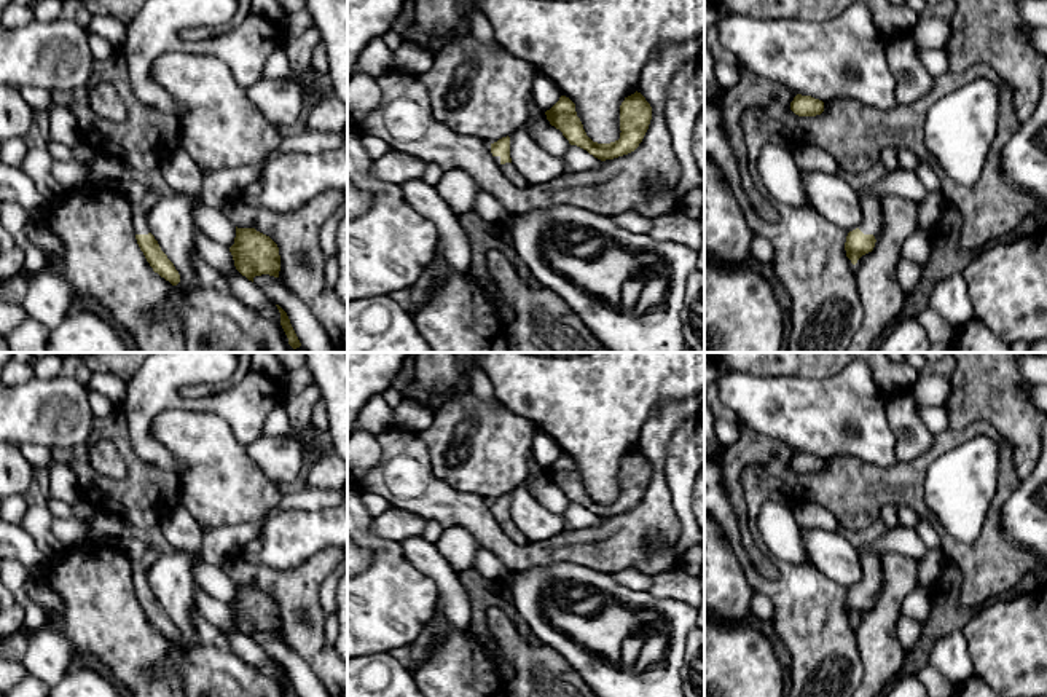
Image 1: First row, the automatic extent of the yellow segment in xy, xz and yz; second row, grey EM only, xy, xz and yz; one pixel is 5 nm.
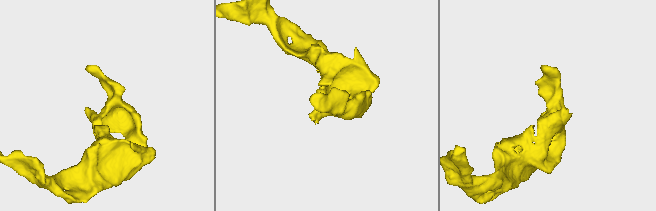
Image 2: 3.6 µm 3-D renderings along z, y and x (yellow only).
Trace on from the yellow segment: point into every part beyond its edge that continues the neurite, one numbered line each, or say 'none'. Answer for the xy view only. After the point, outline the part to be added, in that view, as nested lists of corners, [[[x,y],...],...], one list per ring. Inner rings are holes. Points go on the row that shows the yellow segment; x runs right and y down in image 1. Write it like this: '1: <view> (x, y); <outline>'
1: xy (141, 224); [[[147,193],[145,198],[142,199],[142,203],[134,207],[132,217],[134,217],[135,234],[151,233],[150,226],[148,226],[148,220],[147,220],[150,204],[151,204],[151,195]]]

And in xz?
1: xz (509, 169); [[[494,156],[494,159],[497,161],[500,171],[505,174],[505,177],[515,183],[515,185],[526,185],[526,180],[520,175],[520,172],[516,171],[516,167],[512,163],[500,163],[500,156]]]

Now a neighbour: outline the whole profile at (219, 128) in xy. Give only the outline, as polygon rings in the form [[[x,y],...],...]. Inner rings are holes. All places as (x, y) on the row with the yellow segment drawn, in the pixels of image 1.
[[[163,53],[151,75],[178,104],[178,145],[204,172],[261,164],[287,132],[263,118],[217,57]]]

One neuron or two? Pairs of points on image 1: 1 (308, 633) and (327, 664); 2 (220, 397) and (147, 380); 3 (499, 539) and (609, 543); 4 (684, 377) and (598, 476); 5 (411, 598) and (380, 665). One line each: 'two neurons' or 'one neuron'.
1: one neuron
2: one neuron
3: one neuron
4: one neuron
5: two neurons

